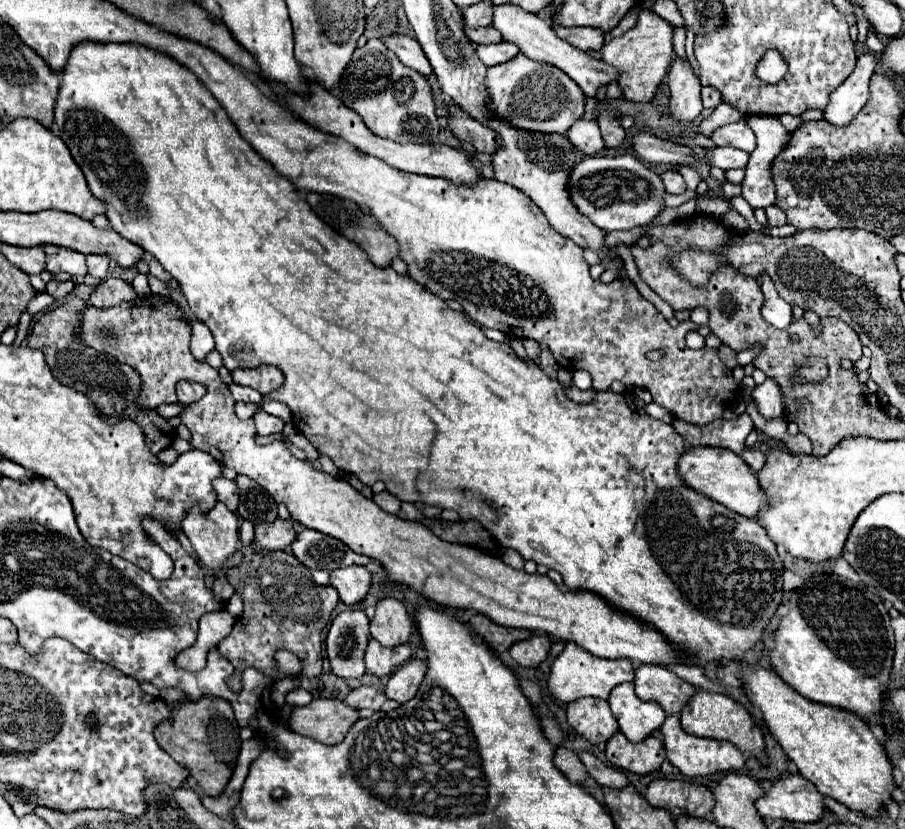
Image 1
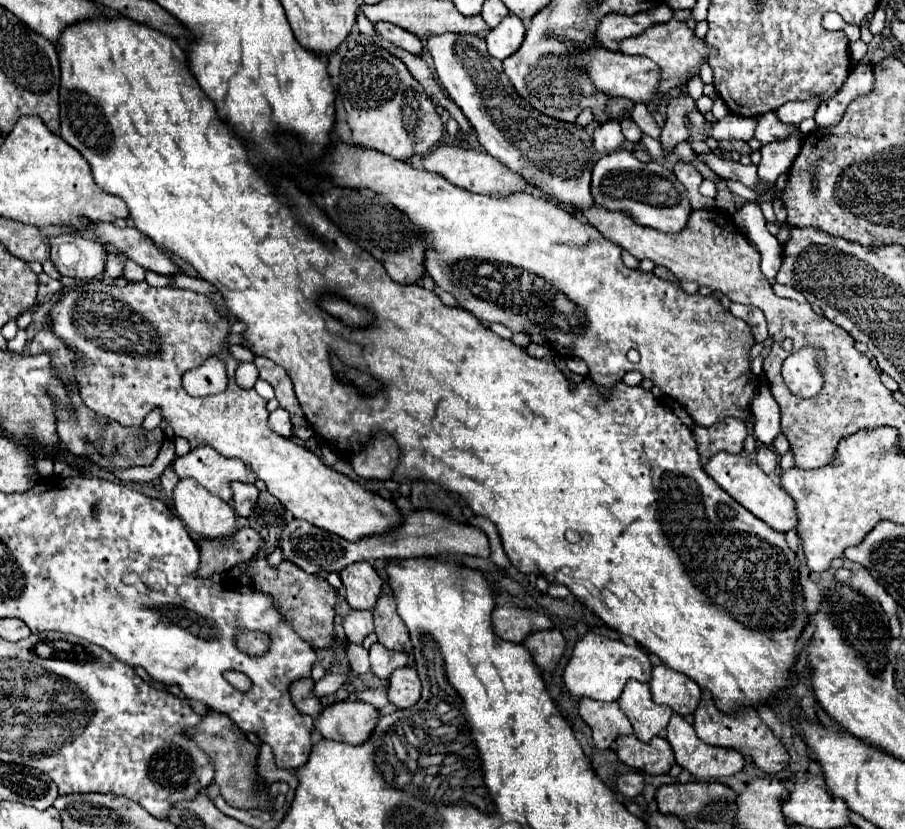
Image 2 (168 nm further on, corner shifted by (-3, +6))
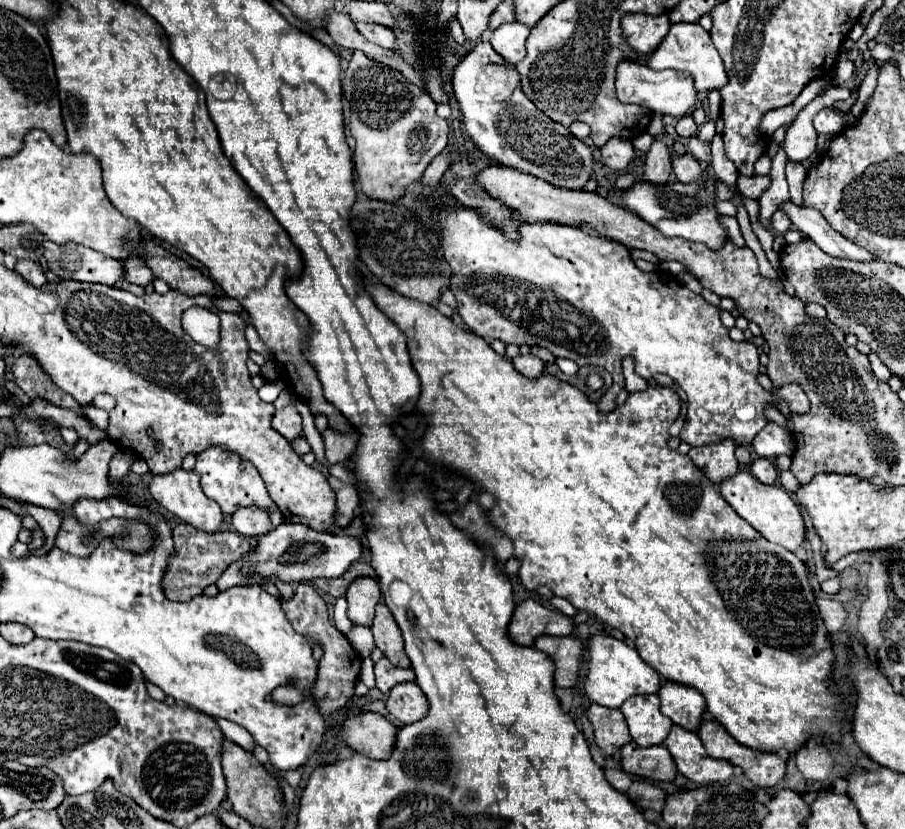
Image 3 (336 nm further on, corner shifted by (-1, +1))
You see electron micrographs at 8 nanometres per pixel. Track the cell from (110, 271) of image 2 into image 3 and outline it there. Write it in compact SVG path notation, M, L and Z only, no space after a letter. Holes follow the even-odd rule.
M128 257L122 261L124 279L136 285L148 285L152 281L152 271L146 267L142 257Z

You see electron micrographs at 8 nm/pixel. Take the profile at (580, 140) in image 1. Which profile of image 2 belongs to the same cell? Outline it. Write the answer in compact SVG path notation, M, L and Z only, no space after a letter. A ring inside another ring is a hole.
M610 120L606 124L600 124L594 130L594 148L600 154L610 154L616 152L624 144L624 134L620 130L620 122Z

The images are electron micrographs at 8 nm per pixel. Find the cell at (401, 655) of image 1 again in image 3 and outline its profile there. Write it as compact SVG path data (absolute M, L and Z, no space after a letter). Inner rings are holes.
M382 657L374 665L374 673L376 673L376 687L382 693L388 693L400 681L414 681L414 671L412 669L400 669L400 667L392 665L386 657Z

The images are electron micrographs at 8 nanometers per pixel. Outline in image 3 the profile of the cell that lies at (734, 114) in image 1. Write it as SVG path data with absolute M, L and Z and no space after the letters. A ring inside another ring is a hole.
M692 115L680 117L680 121L678 121L678 125L676 125L676 133L678 133L680 137L692 137L692 135L696 135L696 133L698 133L698 125L696 125L694 117L692 117Z

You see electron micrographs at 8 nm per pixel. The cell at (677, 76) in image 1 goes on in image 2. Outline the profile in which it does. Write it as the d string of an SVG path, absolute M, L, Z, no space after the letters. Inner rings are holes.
M680 96L680 98L670 100L668 118L666 118L666 124L660 134L660 144L662 144L664 156L670 156L676 144L690 138L688 112L694 108L696 108L696 102L690 96Z

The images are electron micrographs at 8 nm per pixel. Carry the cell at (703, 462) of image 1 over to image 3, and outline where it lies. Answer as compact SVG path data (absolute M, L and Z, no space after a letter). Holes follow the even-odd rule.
M738 471L730 479L724 479L718 485L718 489L720 489L722 497L732 505L732 509L768 541L778 543L790 551L798 549L804 543L806 529L804 529L800 509L798 509L796 501L790 497L790 493L786 493L782 487L764 485L754 475L750 475L748 471Z

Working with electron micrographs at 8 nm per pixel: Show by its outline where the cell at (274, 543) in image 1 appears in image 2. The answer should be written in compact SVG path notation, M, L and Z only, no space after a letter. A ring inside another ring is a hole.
M240 528L232 538L222 538L220 542L200 540L200 566L196 570L198 578L210 578L212 574L224 574L232 566L242 564L256 556L260 550L260 534L252 528Z

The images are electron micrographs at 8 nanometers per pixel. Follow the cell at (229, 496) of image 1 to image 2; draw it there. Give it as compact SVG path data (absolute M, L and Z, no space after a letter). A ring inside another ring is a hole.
M234 482L232 484L232 490L234 490L234 510L238 516L244 516L248 518L248 514L252 514L256 502L258 502L258 488L254 484L242 484L242 482Z

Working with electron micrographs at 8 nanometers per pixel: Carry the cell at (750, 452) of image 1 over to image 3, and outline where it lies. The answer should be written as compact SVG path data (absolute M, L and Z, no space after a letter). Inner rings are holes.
M756 459L752 463L752 475L766 485L774 485L778 479L778 471L770 459Z

